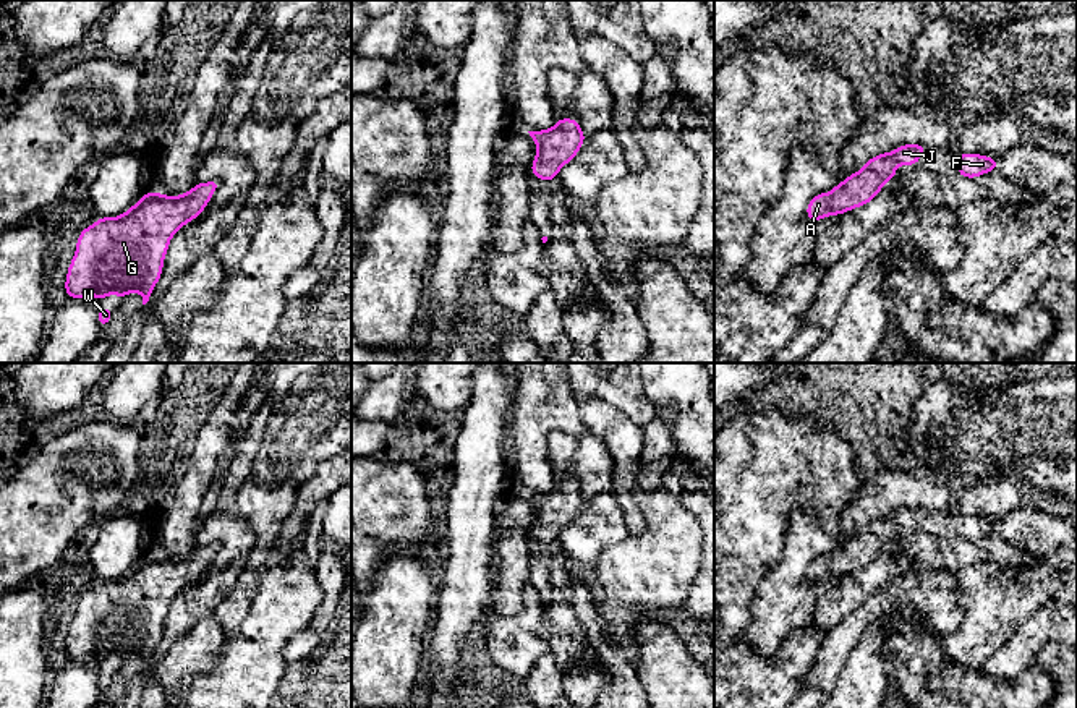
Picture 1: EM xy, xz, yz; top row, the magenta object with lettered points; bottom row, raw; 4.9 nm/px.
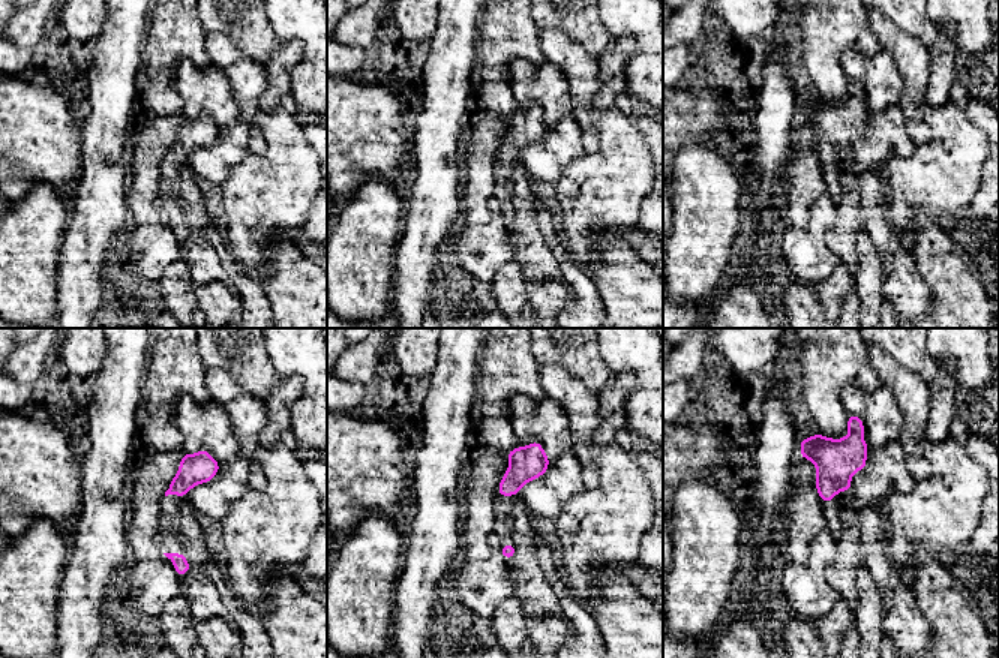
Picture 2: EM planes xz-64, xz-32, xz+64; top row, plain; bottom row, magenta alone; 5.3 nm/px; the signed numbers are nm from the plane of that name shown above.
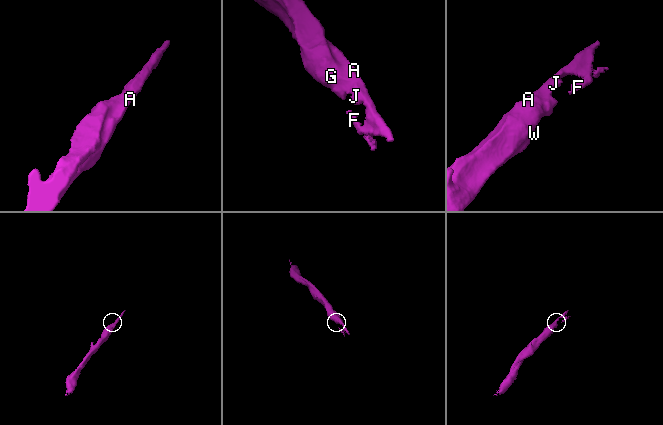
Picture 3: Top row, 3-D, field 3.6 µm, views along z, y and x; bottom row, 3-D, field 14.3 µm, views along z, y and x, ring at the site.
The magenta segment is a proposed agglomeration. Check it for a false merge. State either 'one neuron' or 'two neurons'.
one neuron

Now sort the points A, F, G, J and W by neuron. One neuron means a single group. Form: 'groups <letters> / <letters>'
groups A F G J W

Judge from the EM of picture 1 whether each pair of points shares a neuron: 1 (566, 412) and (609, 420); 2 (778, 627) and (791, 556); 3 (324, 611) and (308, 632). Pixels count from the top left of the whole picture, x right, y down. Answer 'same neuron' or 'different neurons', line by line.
1: different neurons
2: same neuron
3: same neuron

